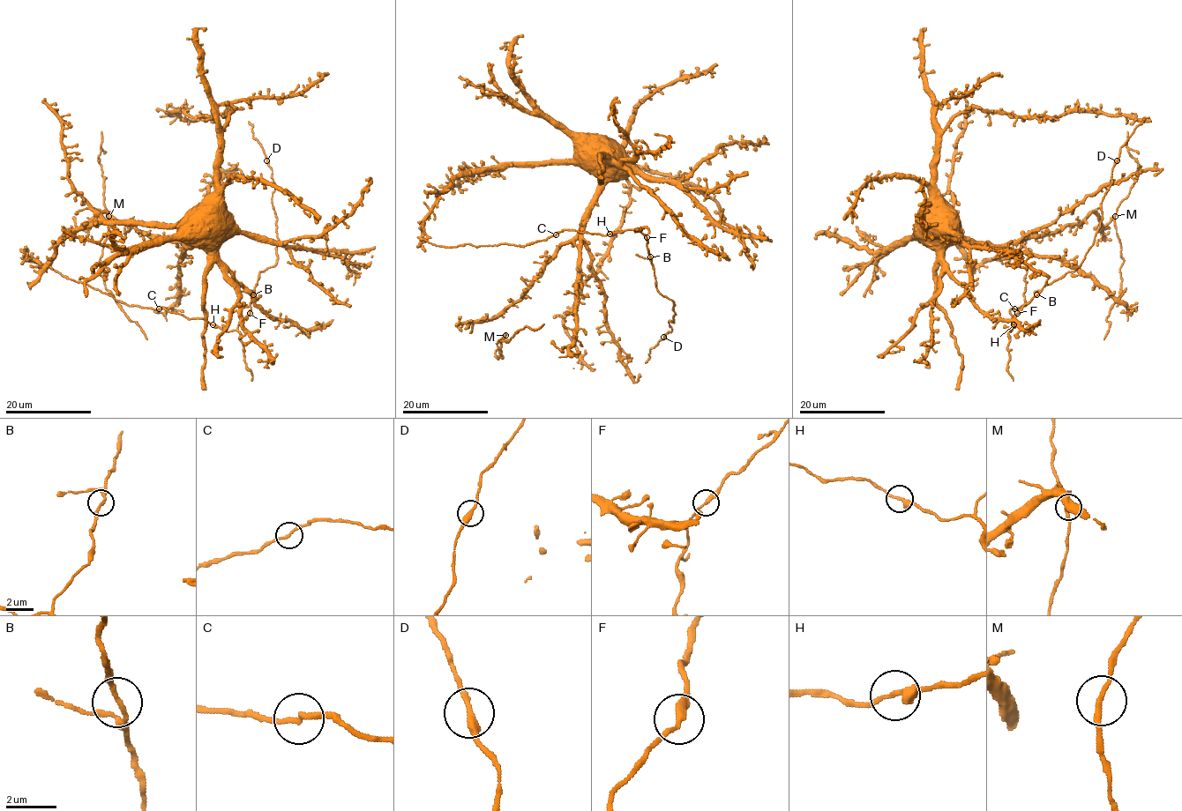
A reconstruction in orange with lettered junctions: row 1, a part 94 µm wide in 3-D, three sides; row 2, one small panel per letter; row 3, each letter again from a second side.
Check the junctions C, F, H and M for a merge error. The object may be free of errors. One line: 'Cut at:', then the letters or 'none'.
Cut at: none

